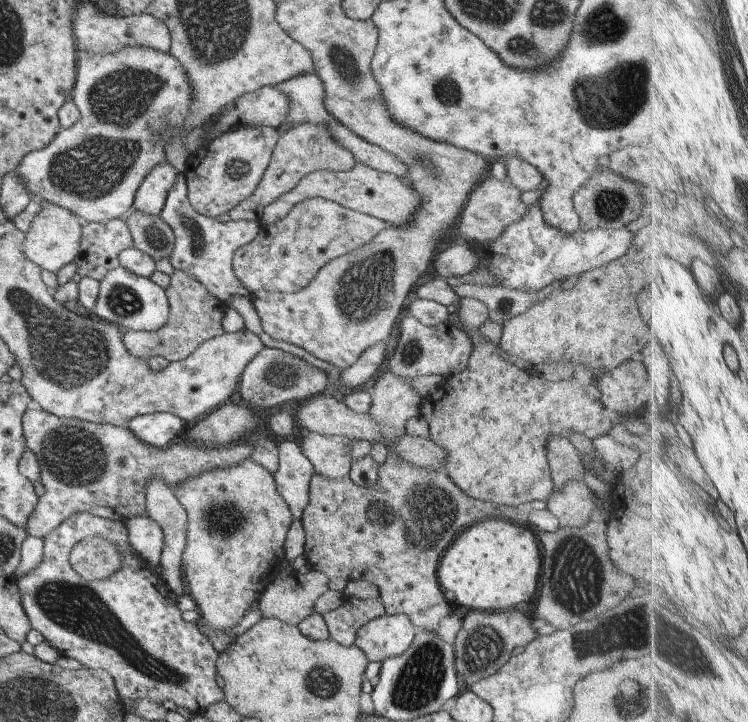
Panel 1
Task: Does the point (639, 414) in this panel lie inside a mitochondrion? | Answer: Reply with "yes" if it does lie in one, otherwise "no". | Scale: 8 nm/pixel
no

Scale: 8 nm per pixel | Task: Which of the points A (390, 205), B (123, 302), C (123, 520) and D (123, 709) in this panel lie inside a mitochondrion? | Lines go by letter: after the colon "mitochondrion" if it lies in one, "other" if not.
A: mitochondrion
B: mitochondrion
C: other
D: other

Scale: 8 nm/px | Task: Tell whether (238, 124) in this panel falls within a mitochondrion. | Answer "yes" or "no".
no

